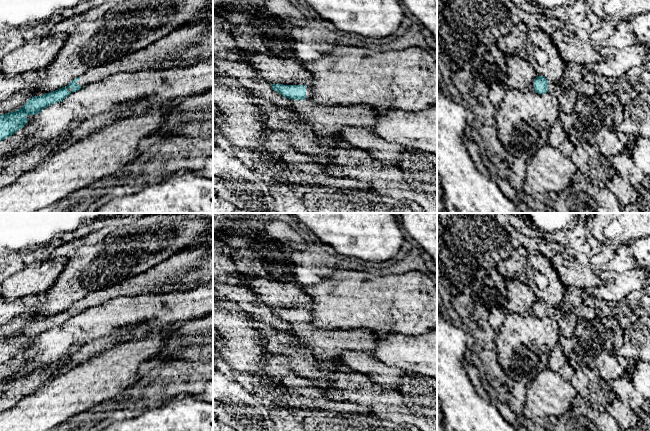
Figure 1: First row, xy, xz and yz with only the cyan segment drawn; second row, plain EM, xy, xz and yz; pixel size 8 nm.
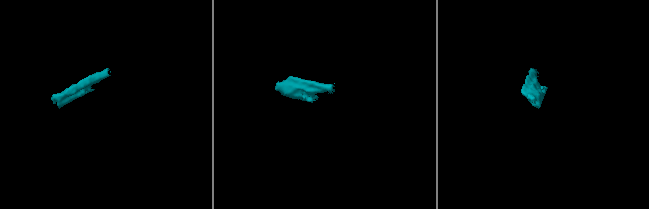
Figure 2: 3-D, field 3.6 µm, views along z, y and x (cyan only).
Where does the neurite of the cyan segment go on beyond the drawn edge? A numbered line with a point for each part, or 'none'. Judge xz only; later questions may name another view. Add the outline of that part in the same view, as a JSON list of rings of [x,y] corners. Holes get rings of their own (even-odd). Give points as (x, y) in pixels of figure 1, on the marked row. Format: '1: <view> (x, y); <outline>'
1: xz (324, 121); [[[306,85],[306,98],[292,100],[290,113],[297,115],[320,138],[337,138],[343,127],[362,127],[374,132],[379,110],[365,105],[328,106],[312,100],[312,87]]]

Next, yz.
1: yz (567, 97); [[[549,83],[548,93],[557,97],[560,111],[567,114],[573,112],[579,97],[576,91],[569,87],[564,87],[561,83]]]

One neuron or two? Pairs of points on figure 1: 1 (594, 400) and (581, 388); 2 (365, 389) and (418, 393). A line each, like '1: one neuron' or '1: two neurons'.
1: one neuron
2: two neurons

